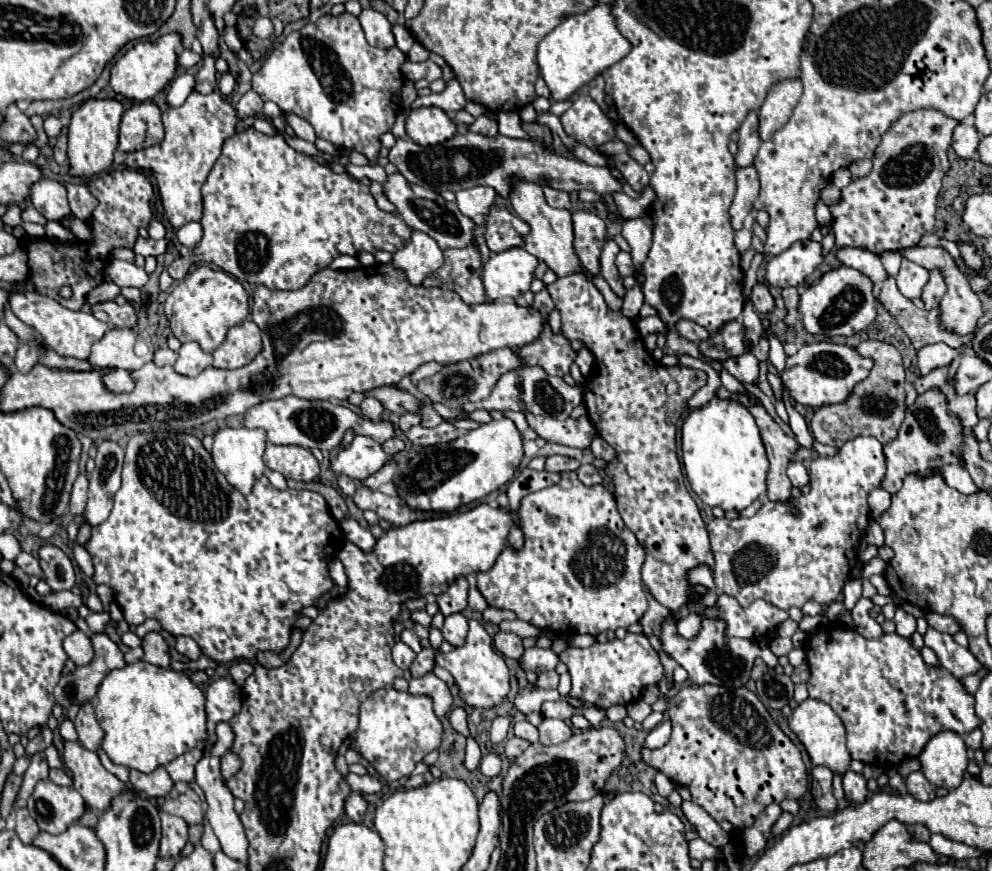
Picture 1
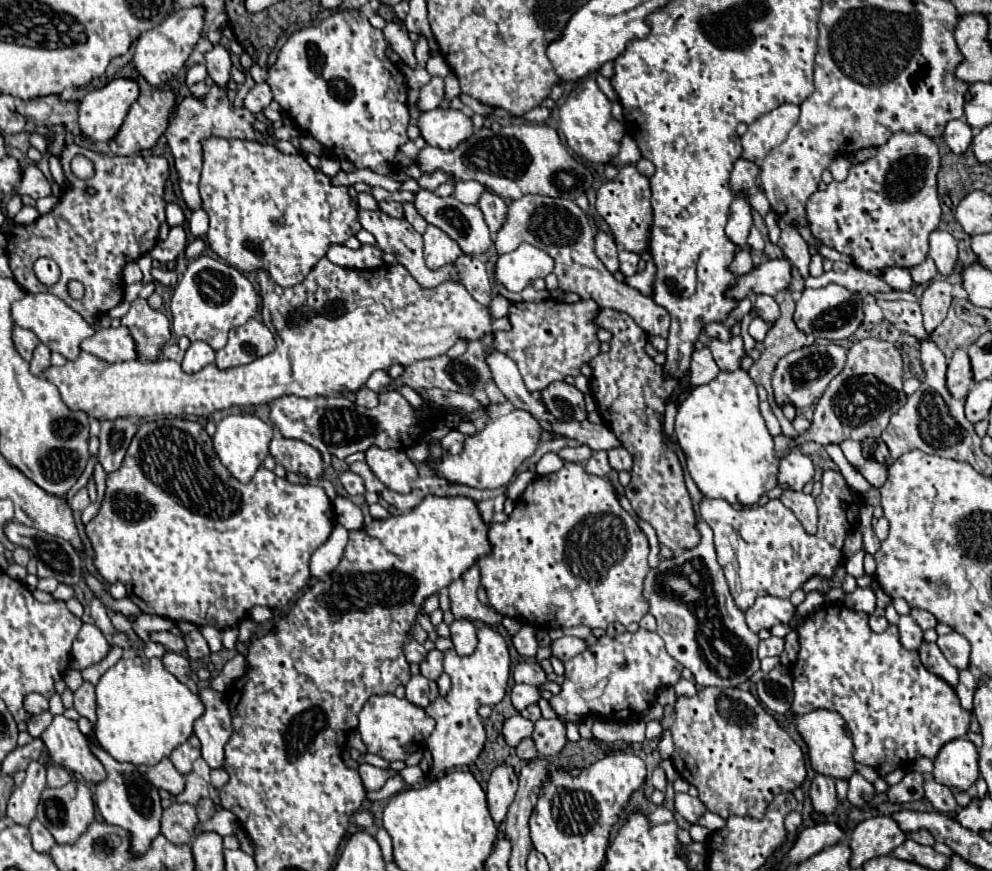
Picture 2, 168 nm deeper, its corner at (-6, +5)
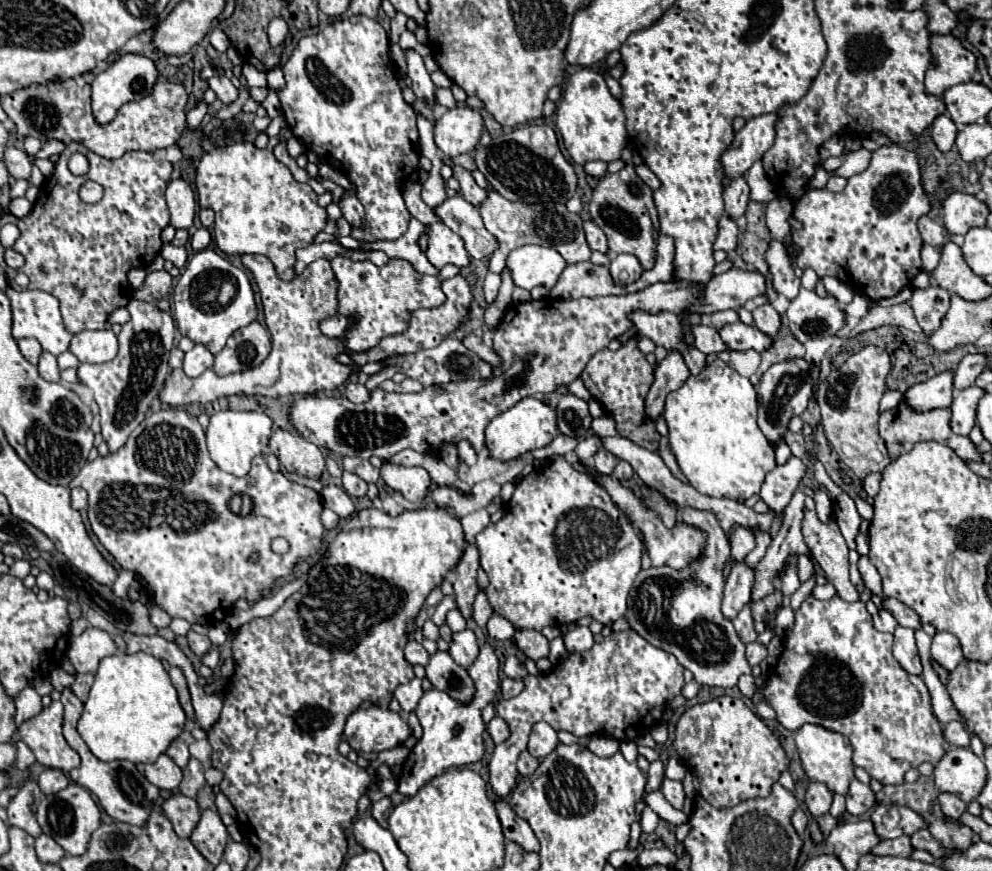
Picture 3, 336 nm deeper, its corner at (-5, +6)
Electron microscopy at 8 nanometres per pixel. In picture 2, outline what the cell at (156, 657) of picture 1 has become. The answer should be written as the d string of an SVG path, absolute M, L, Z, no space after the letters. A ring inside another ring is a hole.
M166 651L166 653L162 655L162 663L164 663L164 667L166 667L174 677L178 677L182 683L188 681L190 663L188 663L186 657L182 657L182 655L174 653L174 651Z

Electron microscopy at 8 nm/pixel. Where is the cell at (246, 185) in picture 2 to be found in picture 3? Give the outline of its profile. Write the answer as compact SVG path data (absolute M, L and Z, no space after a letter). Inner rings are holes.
M209 138L203 140L203 158L197 166L195 188L199 194L199 206L211 208L215 212L215 242L225 254L263 254L267 256L277 270L281 280L295 278L293 274L293 254L297 248L305 248L313 242L315 234L321 232L327 224L325 208L317 206L317 194L307 184L297 184L293 174L275 160L271 150L259 150L251 142L233 142L221 148L215 148Z

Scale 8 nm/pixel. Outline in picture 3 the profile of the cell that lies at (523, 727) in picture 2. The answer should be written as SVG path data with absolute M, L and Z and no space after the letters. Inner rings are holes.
M495 716L487 724L487 732L495 744L501 744L501 742L505 742L505 738L509 738L509 726L505 726L505 720L499 716Z

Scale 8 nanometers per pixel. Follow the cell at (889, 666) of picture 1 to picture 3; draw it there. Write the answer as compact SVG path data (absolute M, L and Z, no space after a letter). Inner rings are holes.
M807 596L795 612L795 626L785 638L775 672L763 688L763 702L777 712L777 722L791 732L799 730L803 724L817 724L847 736L853 746L855 766L861 766L881 784L903 784L909 768L917 768L921 762L937 764L949 750L949 744L931 710L931 696L923 678L905 674L891 654L891 646L893 634L873 628L863 602L849 604L837 596L831 600Z

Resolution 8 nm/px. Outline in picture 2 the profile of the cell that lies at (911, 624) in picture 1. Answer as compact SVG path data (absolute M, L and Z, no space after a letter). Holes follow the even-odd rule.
M902 615L900 617L900 641L906 649L918 649L922 643L922 629L918 627L918 623L910 617L910 615Z

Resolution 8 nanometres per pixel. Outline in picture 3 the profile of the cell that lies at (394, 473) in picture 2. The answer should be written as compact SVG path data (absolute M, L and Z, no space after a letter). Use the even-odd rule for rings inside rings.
M383 464L381 466L381 478L385 480L387 486L391 486L393 490L401 492L409 502L423 502L429 486L431 486L431 476L425 468L413 466L397 466L397 464Z

